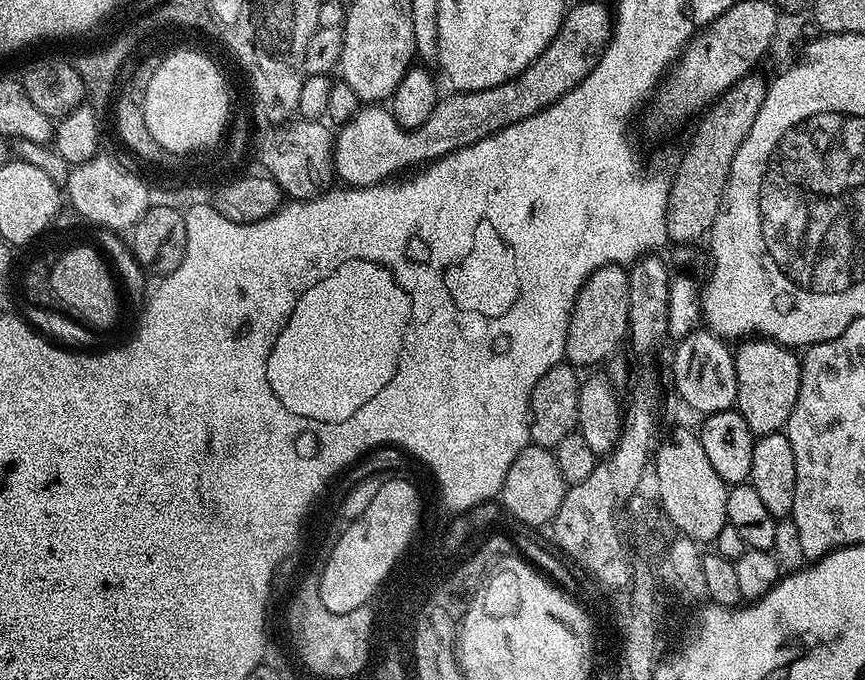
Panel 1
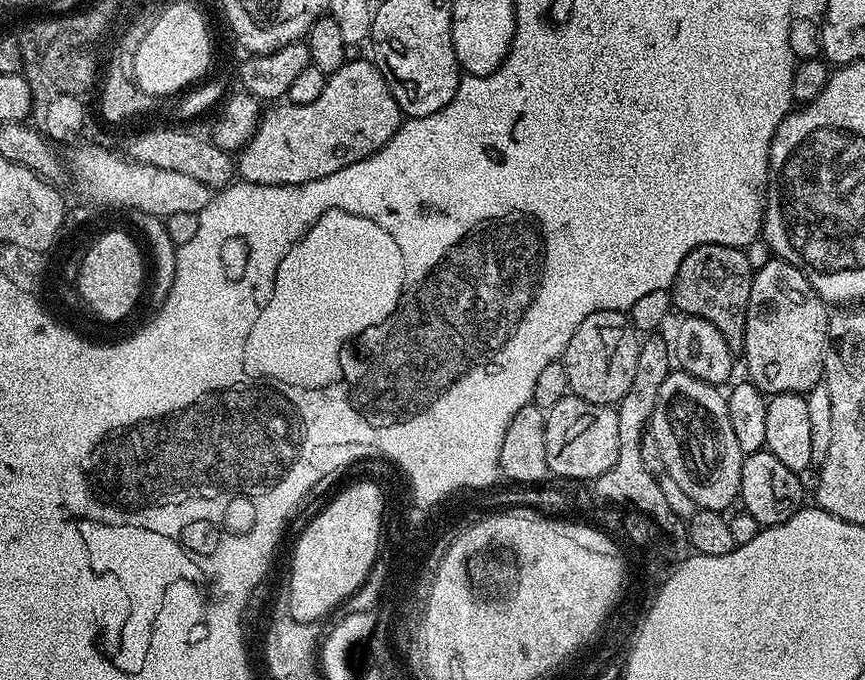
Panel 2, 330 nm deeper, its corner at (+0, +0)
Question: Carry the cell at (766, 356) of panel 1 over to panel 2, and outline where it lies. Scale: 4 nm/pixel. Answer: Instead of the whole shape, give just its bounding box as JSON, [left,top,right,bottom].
[742,258,830,394]

